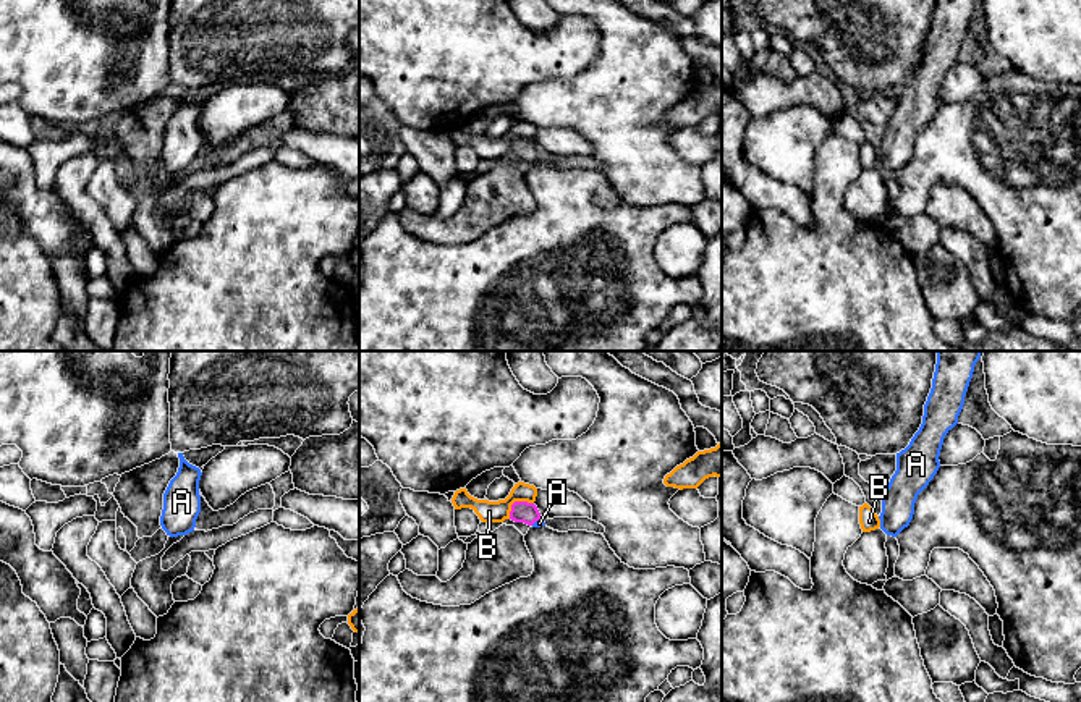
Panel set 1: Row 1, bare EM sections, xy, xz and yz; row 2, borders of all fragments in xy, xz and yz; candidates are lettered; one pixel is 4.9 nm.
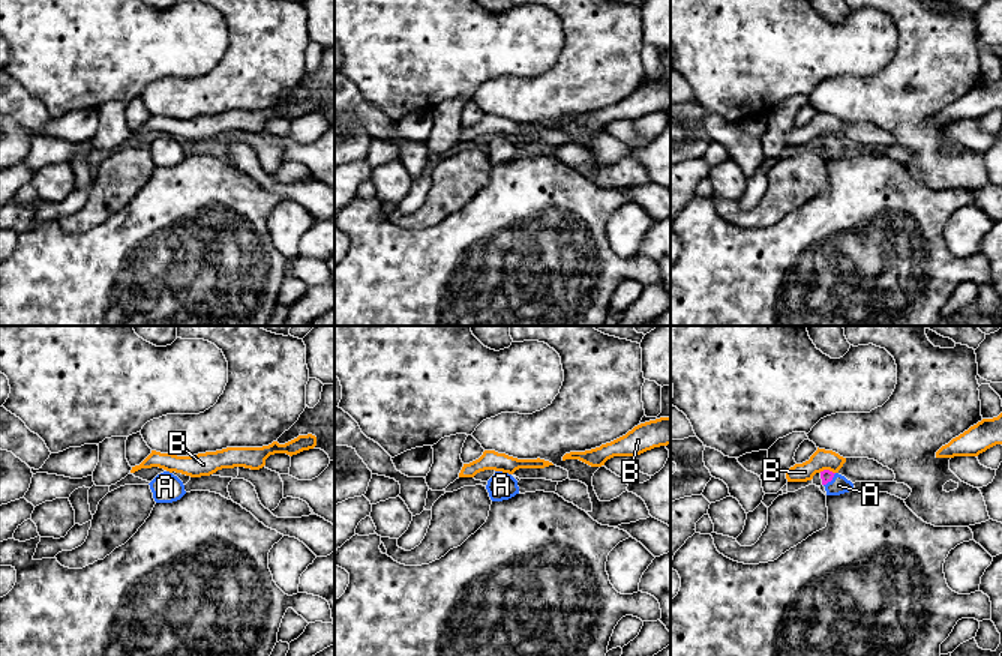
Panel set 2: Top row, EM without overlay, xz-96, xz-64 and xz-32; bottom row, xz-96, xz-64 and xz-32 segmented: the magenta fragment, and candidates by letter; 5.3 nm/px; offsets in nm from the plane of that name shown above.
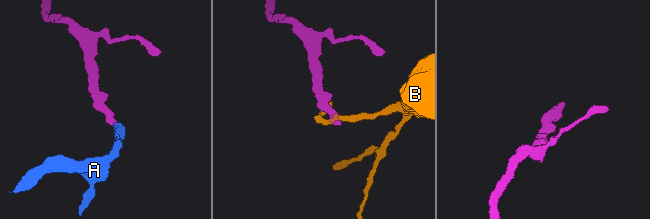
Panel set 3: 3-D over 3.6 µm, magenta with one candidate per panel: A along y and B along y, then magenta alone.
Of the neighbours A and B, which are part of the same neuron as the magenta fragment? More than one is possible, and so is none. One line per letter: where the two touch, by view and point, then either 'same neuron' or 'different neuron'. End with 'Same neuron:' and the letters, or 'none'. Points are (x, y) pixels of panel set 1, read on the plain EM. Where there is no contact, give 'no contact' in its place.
A: meets magenta in xz at (536, 157); same neuron
B: meets magenta in xz at (515, 139); different neuron
Same neuron: A

